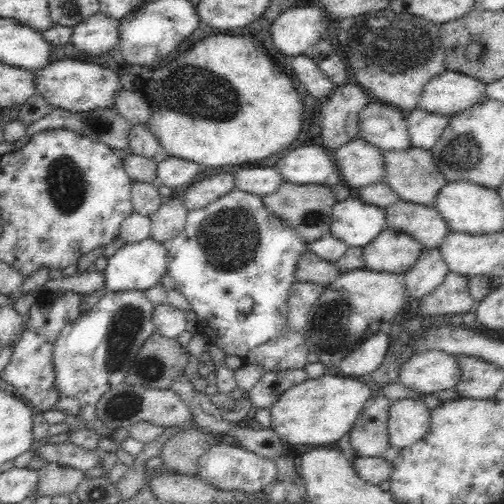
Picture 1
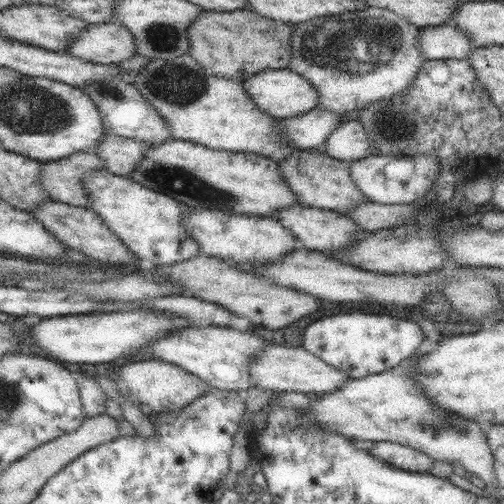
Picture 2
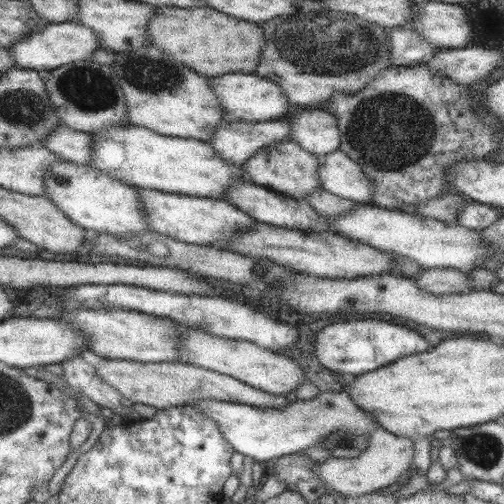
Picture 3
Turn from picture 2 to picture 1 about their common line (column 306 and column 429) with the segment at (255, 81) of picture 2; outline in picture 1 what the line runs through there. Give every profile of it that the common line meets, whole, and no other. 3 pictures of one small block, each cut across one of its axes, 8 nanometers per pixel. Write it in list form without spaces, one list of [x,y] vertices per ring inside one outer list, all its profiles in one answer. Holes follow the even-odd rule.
[[[446,70],[444,74],[432,78],[426,90],[422,90],[418,96],[418,110],[440,116],[454,116],[480,104],[486,98],[484,92],[486,84],[482,84],[478,78]]]

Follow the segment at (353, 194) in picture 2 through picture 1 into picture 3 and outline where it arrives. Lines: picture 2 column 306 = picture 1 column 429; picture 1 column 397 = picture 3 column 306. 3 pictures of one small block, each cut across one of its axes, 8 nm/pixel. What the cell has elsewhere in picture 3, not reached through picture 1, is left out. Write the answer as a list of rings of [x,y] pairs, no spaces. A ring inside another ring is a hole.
[[[291,138],[279,140],[279,142],[269,144],[269,146],[263,146],[263,150],[259,150],[255,156],[251,156],[249,160],[245,160],[241,164],[241,168],[245,170],[243,176],[251,184],[261,186],[269,192],[277,192],[277,194],[283,194],[283,196],[289,196],[289,198],[297,198],[297,200],[307,196],[307,194],[321,192],[321,184],[317,180],[319,166],[321,166],[321,158],[303,150]]]

